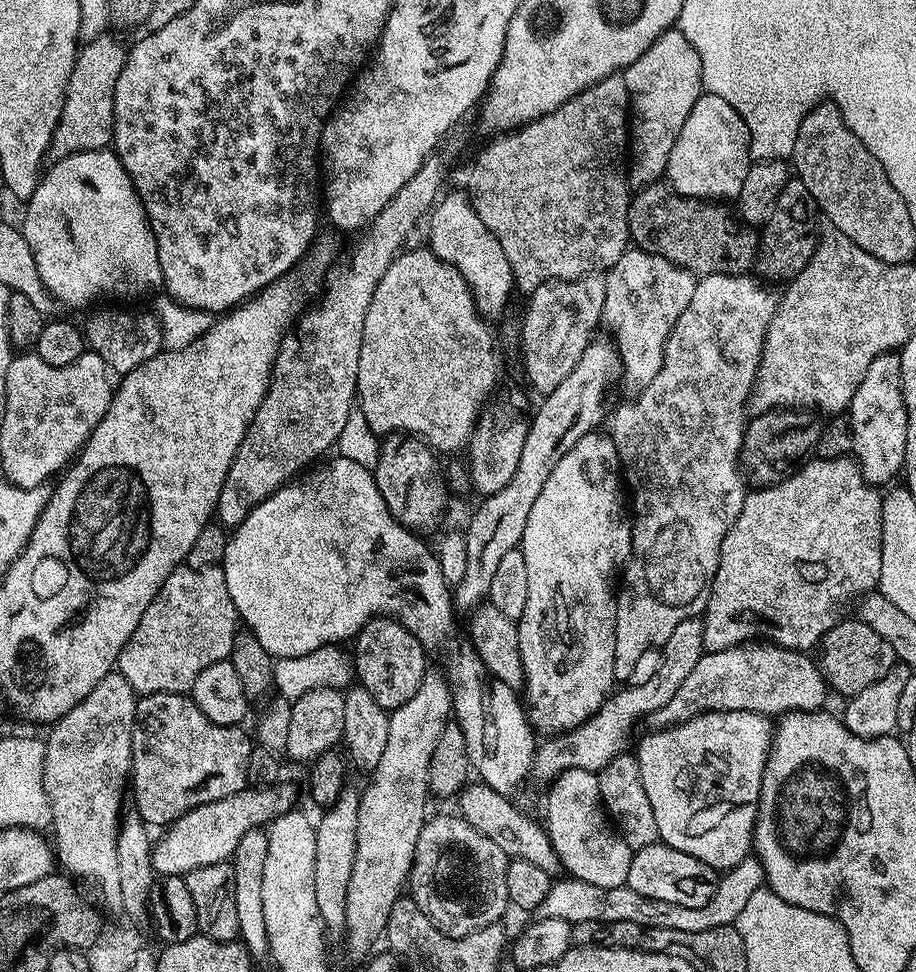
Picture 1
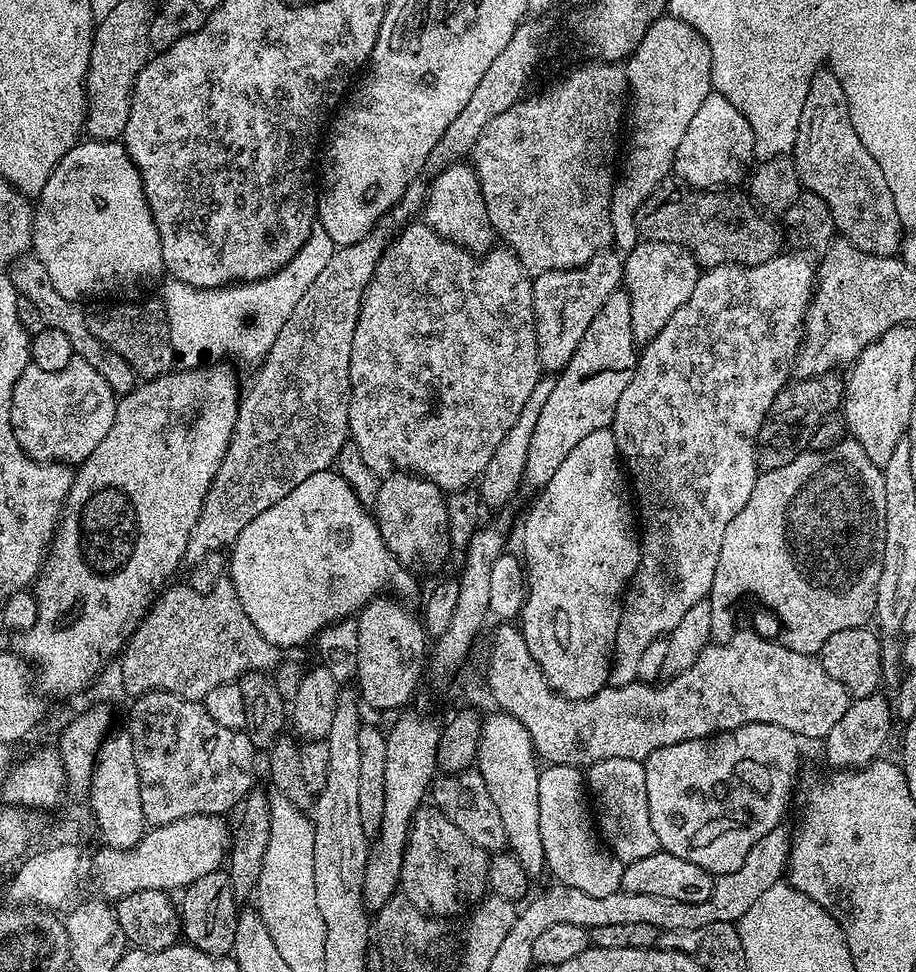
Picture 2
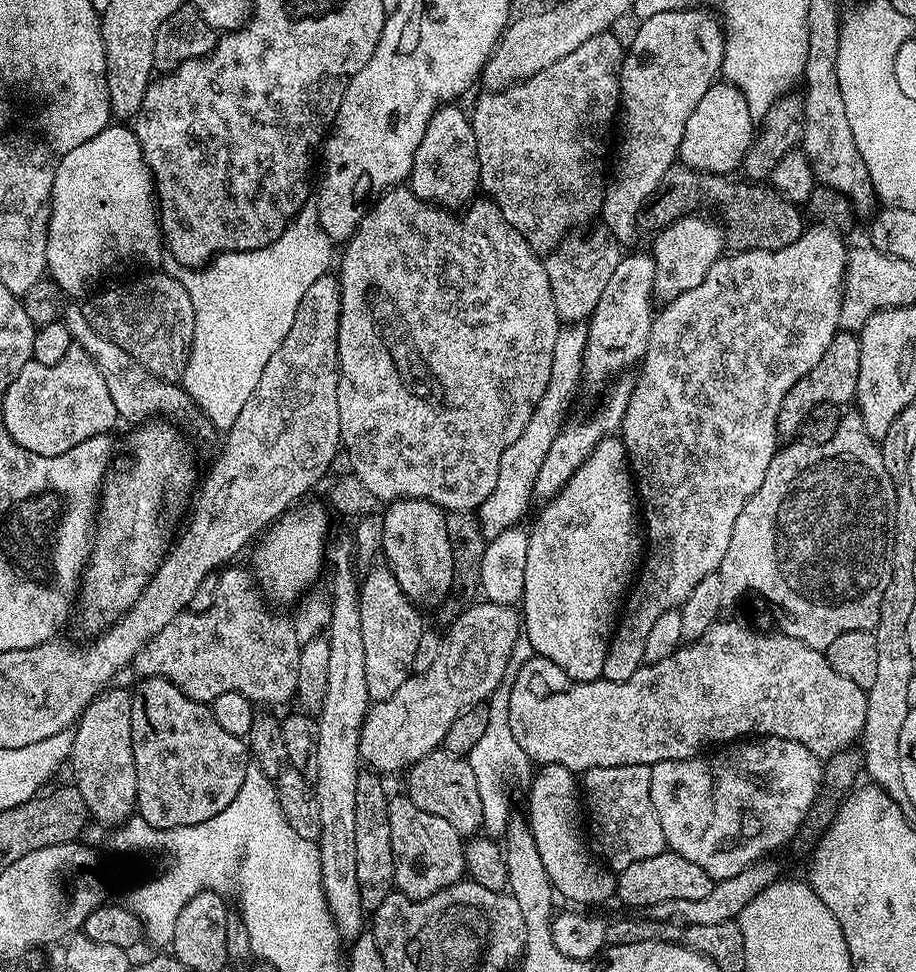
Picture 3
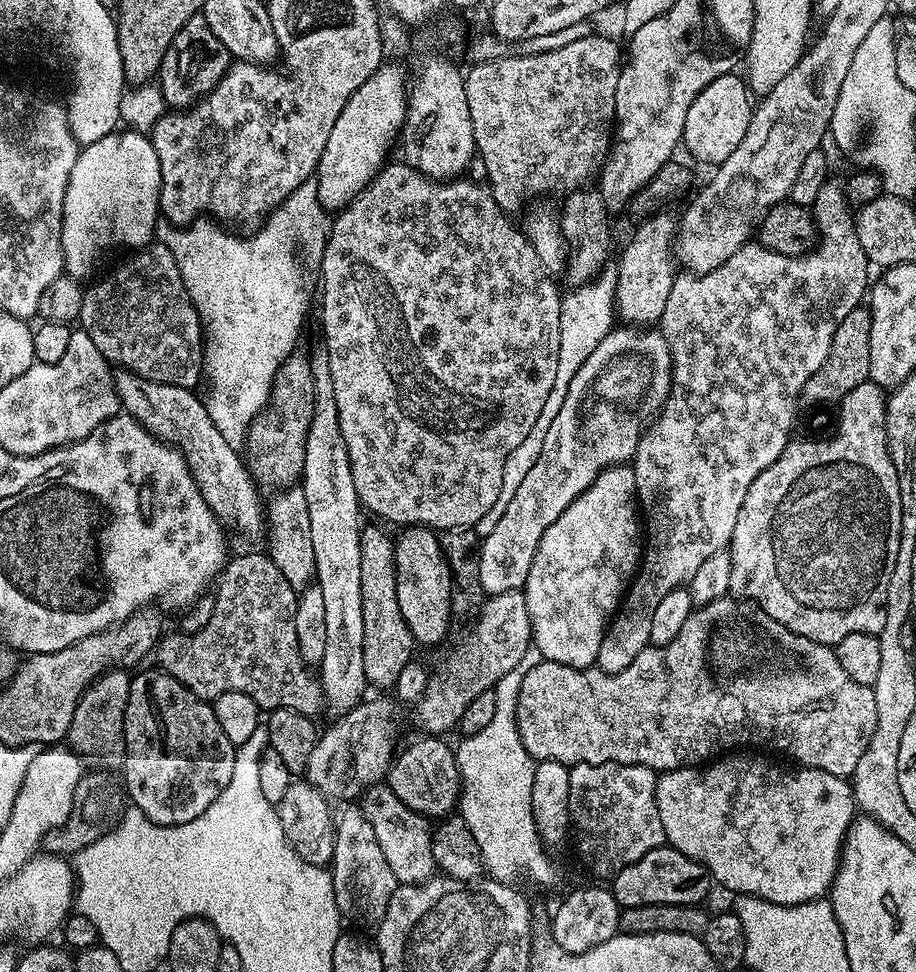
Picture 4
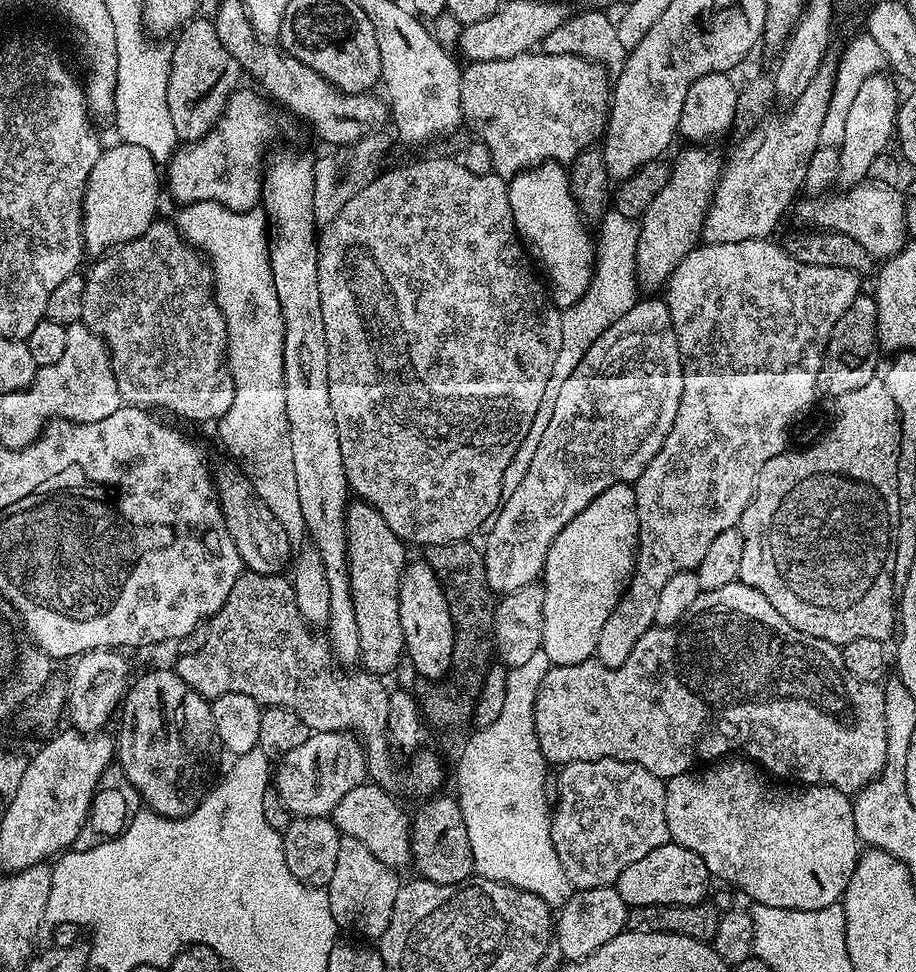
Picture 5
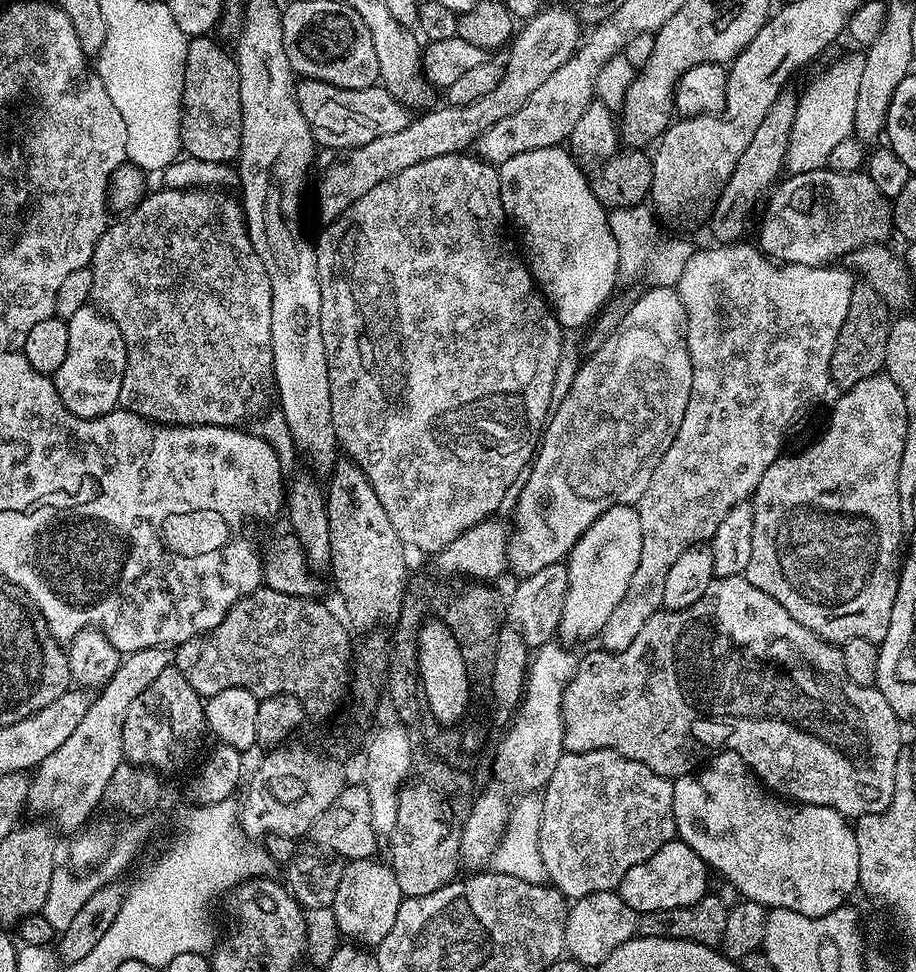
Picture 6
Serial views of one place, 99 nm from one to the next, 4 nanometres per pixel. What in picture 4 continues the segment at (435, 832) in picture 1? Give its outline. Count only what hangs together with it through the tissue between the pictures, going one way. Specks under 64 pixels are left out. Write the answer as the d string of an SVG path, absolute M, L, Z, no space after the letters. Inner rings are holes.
M387 784L373 785L362 796L361 811L374 828L375 837L386 855L397 883L422 884L437 871L433 858L432 826L427 817L410 810Z

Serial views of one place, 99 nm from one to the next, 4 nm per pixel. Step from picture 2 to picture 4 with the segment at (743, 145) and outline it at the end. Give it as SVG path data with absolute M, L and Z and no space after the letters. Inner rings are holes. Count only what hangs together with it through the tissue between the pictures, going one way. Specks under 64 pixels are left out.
M727 72L722 78L714 78L714 82L703 88L686 110L683 151L688 151L700 164L718 166L726 162L726 158L734 154L738 142L746 138L746 126L750 126L754 107L754 100L751 98L753 99L743 75Z

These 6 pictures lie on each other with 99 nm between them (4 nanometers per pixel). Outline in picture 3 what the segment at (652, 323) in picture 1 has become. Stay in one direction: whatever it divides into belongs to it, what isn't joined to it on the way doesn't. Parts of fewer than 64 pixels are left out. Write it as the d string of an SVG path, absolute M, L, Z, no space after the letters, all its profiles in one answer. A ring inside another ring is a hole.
M700 214L687 216L655 233L653 240L656 241L650 247L650 255L654 262L652 294L657 301L667 302L678 298L678 294L686 290L694 290L694 286L706 278L710 266L714 266L714 262L725 255L725 229L715 219L704 218Z

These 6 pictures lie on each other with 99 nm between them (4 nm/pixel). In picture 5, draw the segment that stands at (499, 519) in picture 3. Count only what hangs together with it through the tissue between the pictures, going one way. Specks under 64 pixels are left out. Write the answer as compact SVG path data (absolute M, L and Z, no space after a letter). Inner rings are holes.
M609 210L599 217L600 233L597 231L594 236L596 246L596 263L592 270L592 281L586 290L586 294L582 294L582 298L578 298L578 302L574 302L569 308L563 309L559 313L562 318L562 350L558 350L558 359L554 362L554 370L550 374L550 382L548 383L548 392L542 396L541 405L538 406L538 412L535 414L534 423L530 426L530 434L522 442L522 446L514 454L514 458L510 460L506 472L503 474L503 492L504 495L513 493L519 482L526 478L529 473L530 466L533 465L535 451L542 442L543 432L550 424L551 416L554 415L555 405L558 402L558 390L562 386L562 382L566 382L566 378L570 378L570 374L574 374L574 366L578 366L578 362L582 362L582 358L586 354L586 350L590 350L590 346L594 346L594 342L598 342L600 335L609 328L614 322L618 322L638 303L638 285L636 283L636 243L638 242L638 234L640 229L636 220L626 218L626 214L618 214L614 210Z

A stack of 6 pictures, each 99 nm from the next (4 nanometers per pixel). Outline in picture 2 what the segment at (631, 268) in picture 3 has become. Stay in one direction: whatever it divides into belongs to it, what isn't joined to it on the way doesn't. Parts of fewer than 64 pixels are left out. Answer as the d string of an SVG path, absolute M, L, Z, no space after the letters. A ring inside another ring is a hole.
M623 290L612 292L602 302L602 310L594 314L594 322L590 322L586 334L582 334L582 342L578 342L578 350L574 350L574 358L562 369L554 379L554 390L550 390L550 398L542 407L542 414L535 423L534 435L530 439L529 453L526 455L526 468L523 478L525 485L539 490L554 478L554 470L562 466L562 458L586 438L586 434L594 434L594 430L611 428L614 410L618 406L618 398L622 398L622 390L630 386L630 378L634 378L638 359L638 341L632 333L630 322L630 298Z

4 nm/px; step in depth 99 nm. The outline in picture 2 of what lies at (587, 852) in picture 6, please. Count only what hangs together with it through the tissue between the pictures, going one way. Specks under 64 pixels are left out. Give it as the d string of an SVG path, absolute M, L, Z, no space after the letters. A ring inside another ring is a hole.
M606 758L597 764L587 765L586 791L590 797L591 811L599 837L624 865L638 862L638 858L650 858L650 854L661 851L658 834L650 823L650 802L646 802L646 770L639 760L630 758Z

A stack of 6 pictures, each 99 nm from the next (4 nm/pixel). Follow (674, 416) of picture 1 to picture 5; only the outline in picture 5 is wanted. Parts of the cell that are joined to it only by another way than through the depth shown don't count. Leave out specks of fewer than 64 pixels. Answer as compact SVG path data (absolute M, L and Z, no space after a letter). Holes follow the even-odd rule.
M877 74L866 78L858 89L849 112L846 113L846 134L838 146L840 149L840 161L835 183L840 186L859 186L865 183L866 177L871 173L872 163L877 158L883 157L884 152L894 140L896 131L896 109L898 107L898 95L892 85L891 75ZM730 242L732 248L726 248L723 244L700 244L704 252L693 247L692 251L676 264L672 271L672 277L667 282L666 303L668 313L672 319L672 329L676 335L676 345L680 348L680 359L684 361L684 385L682 386L682 402L678 406L678 414L674 418L674 426L666 438L666 442L654 454L654 458L642 470L642 474L634 482L636 490L636 509L638 510L638 522L640 523L640 547L636 549L636 568L632 571L632 578L628 582L628 588L622 594L618 606L606 618L606 626L602 626L602 634L598 634L598 646L596 647L595 659L602 661L606 666L617 668L630 658L630 650L634 650L634 642L646 634L655 624L654 609L658 607L658 594L662 594L662 586L674 578L679 572L691 572L702 562L706 550L710 550L710 542L722 534L722 530L730 530L737 527L750 502L750 498L756 489L758 474L762 474L762 466L770 462L779 452L789 447L787 428L791 426L792 419L799 412L807 413L812 399L818 396L816 379L820 373L820 367L824 361L824 352L828 349L828 339L842 314L846 314L846 306L854 302L856 296L861 295L861 277L851 268L835 268L834 266L814 266L809 264L806 268L800 268L802 262L798 262L787 252L780 256L783 248L776 252L780 244L775 243L772 247L772 256L736 256L736 242ZM764 288L764 316L756 312L756 292Z

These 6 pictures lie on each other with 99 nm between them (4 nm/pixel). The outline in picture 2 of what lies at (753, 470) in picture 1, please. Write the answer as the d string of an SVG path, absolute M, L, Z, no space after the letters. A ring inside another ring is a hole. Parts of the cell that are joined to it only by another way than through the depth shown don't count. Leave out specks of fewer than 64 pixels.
M835 371L823 372L820 376L796 378L784 385L784 389L774 398L772 410L764 419L756 439L756 462L761 469L777 468L786 466L786 462L794 462L794 458L805 447L810 433L824 421L828 413L841 407L845 381L836 376L839 375Z

